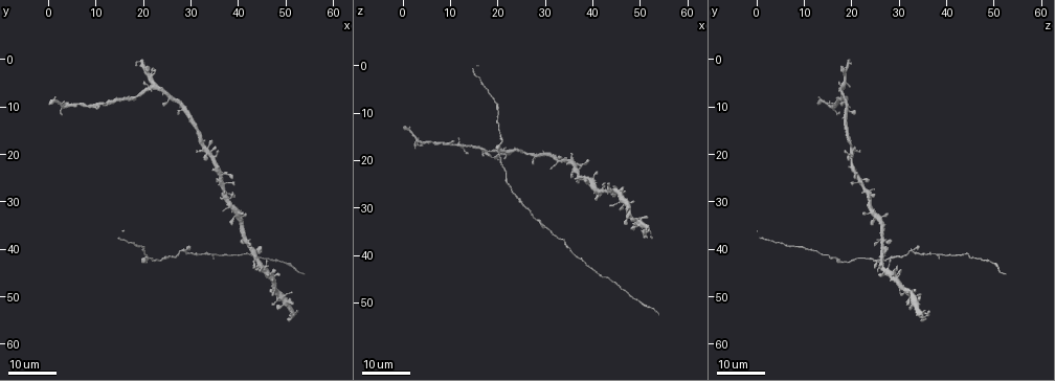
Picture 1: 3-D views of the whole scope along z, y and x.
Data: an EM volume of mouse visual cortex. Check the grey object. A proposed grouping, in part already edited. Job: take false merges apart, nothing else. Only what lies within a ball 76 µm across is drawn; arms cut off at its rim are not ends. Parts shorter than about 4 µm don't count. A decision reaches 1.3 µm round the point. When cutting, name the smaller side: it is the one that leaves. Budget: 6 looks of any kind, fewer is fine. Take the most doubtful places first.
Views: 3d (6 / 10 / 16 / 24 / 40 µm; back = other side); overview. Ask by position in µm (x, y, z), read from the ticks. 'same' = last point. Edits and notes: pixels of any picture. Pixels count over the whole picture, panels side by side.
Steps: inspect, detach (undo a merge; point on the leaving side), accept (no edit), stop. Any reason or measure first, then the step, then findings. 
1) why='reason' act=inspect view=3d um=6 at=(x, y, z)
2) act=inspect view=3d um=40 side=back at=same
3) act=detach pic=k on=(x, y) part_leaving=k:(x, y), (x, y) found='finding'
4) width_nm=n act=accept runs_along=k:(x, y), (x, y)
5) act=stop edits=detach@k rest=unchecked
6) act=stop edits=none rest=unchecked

why='four or more arms meet' act=inspect view=3d um=24 at=(22.0, 5.0, 18.5)

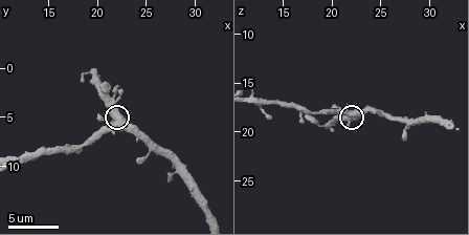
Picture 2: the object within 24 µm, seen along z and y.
act=inspect view=3d um=10 at=same

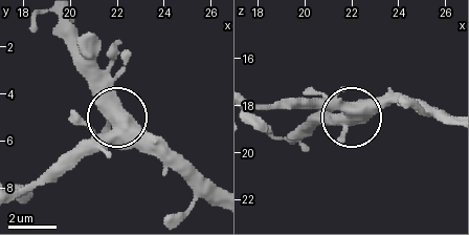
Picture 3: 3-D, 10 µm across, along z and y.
side_arm_um=7 act=accept found='one cell here'

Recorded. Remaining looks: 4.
act=inspect view=3d um=16 at=(41.5, 38.5, 27.5)

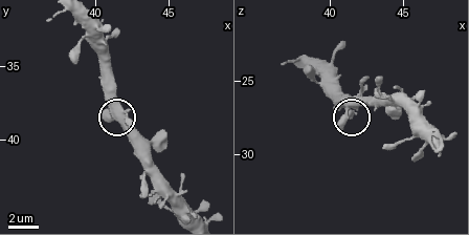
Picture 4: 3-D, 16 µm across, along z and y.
act=inspect view=3d um=6 at=(41.2, 38.4, 27.2)

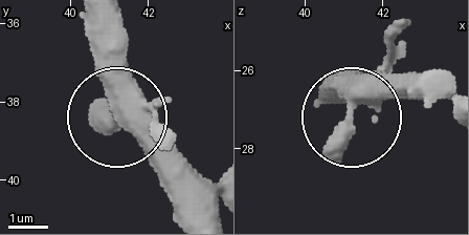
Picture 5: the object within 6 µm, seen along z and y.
act=inspect view=3d um=6 side=back at=(41.20, 38.35, 27.15)

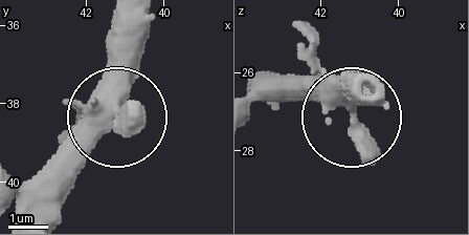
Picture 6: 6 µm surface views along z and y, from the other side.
act=accept runs_along=6:(360, 97), (348, 110), (284, 80) found='continuous, no second cell'

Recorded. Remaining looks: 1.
act=stop edits=none rest=unchecked

